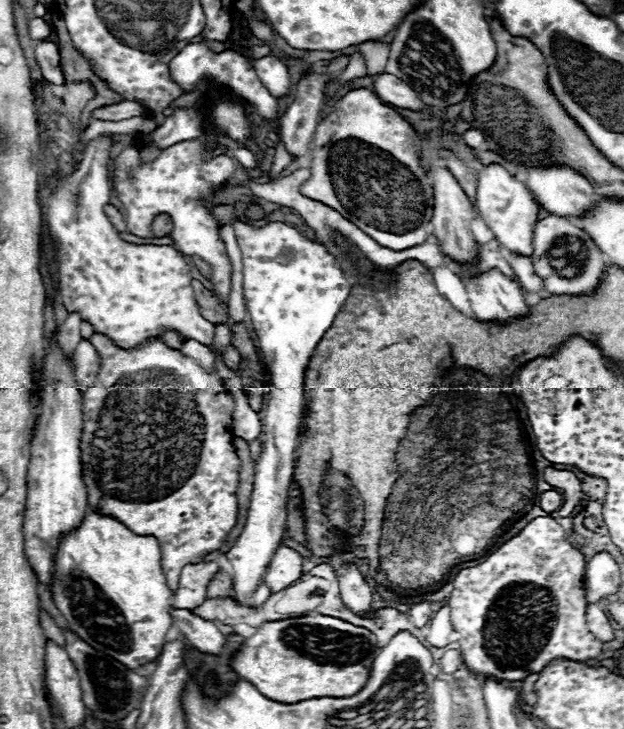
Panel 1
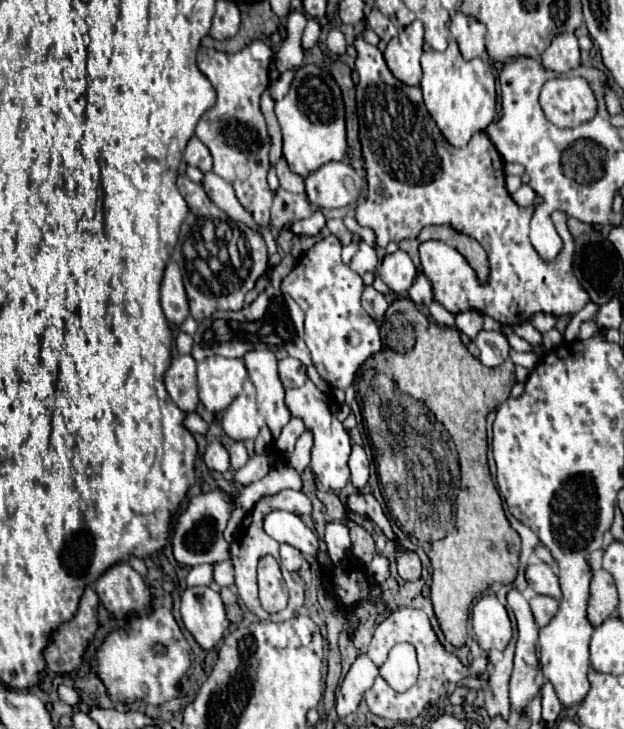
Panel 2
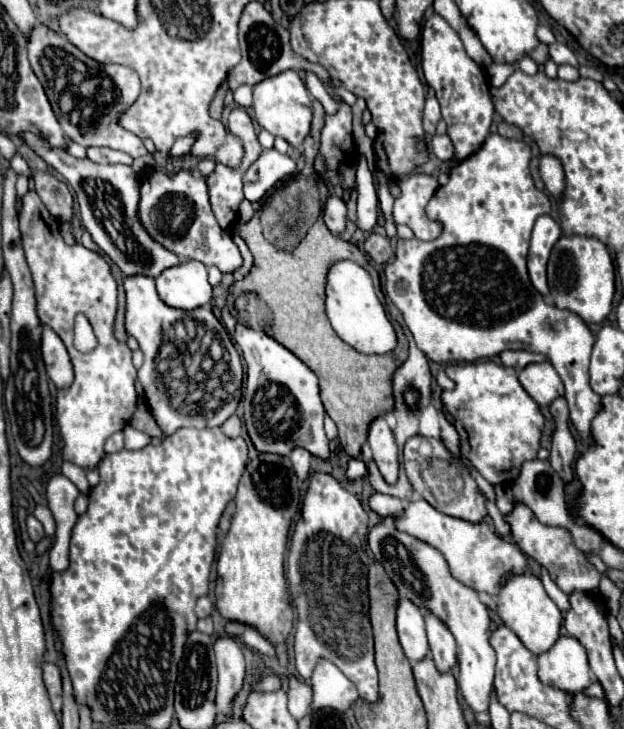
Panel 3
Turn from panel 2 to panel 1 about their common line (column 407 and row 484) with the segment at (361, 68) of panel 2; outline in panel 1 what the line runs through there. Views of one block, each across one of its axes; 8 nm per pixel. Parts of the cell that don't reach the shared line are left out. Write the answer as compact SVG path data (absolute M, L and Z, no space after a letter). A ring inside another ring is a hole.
M156 340L140 348L128 350L128 358L152 358L152 362L144 362L144 370L136 370L136 374L128 374L128 370L100 370L100 378L96 378L94 386L88 388L84 394L82 404L82 416L84 416L84 428L82 428L82 440L80 440L80 452L82 452L82 466L84 466L84 484L88 492L88 506L92 512L100 512L102 516L116 518L122 522L128 530L132 530L138 536L154 536L160 544L162 552L162 570L166 574L166 582L170 590L176 590L180 570L190 562L200 562L204 554L218 550L220 544L226 540L226 534L234 528L238 518L238 502L236 502L236 490L238 490L238 472L240 472L240 458L236 454L236 448L232 446L232 410L234 402L230 398L230 392L220 384L216 374L206 374L192 358L184 356L180 350L168 348L164 342Z

